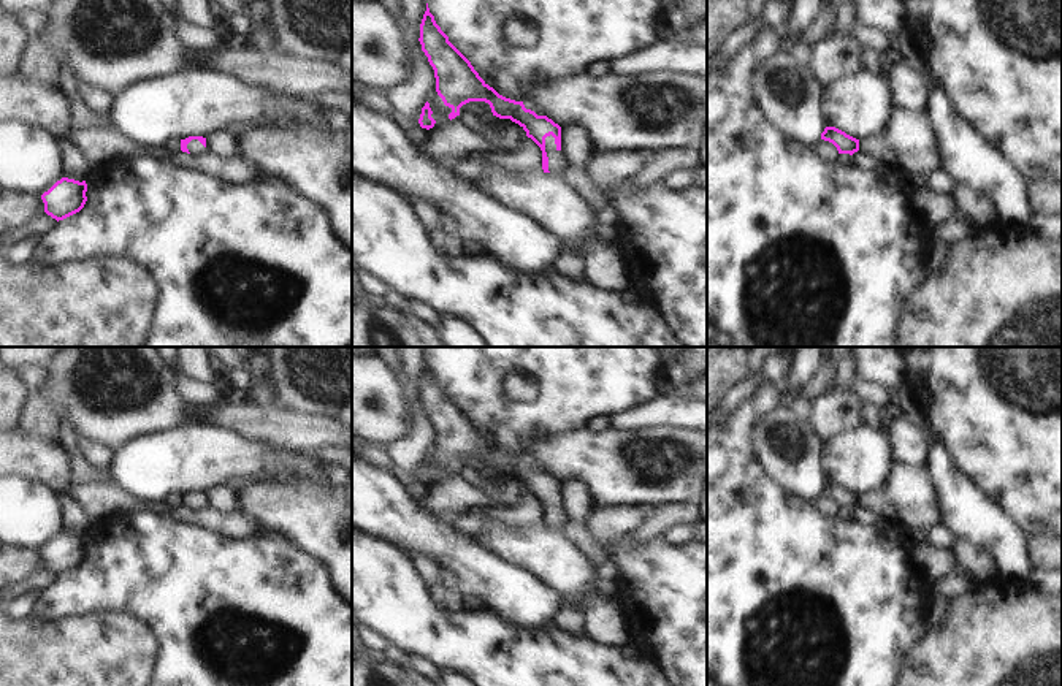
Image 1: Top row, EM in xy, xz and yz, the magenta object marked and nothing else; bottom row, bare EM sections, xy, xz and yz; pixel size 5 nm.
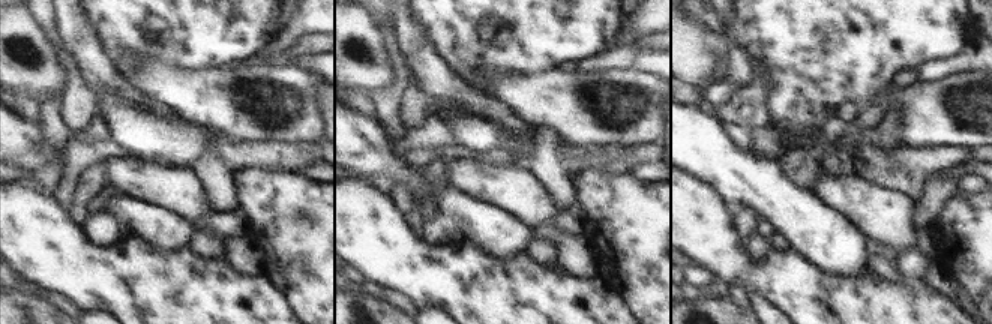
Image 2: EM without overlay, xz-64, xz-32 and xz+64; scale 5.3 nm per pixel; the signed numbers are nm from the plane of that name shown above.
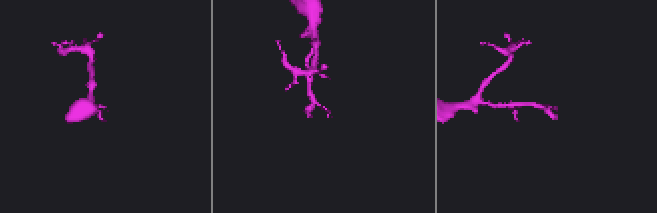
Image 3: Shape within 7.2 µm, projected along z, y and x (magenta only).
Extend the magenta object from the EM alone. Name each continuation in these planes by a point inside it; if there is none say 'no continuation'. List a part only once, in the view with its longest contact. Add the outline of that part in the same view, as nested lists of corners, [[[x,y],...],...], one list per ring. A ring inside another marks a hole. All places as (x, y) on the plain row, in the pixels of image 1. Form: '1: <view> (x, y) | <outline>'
1: xz (557, 517) | [[[552,490],[545,493],[545,507],[548,512],[548,526],[553,531],[561,531],[566,521],[566,513],[564,509],[556,504],[555,493]]]

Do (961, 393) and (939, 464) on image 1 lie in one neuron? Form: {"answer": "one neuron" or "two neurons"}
{"answer": "two neurons"}

